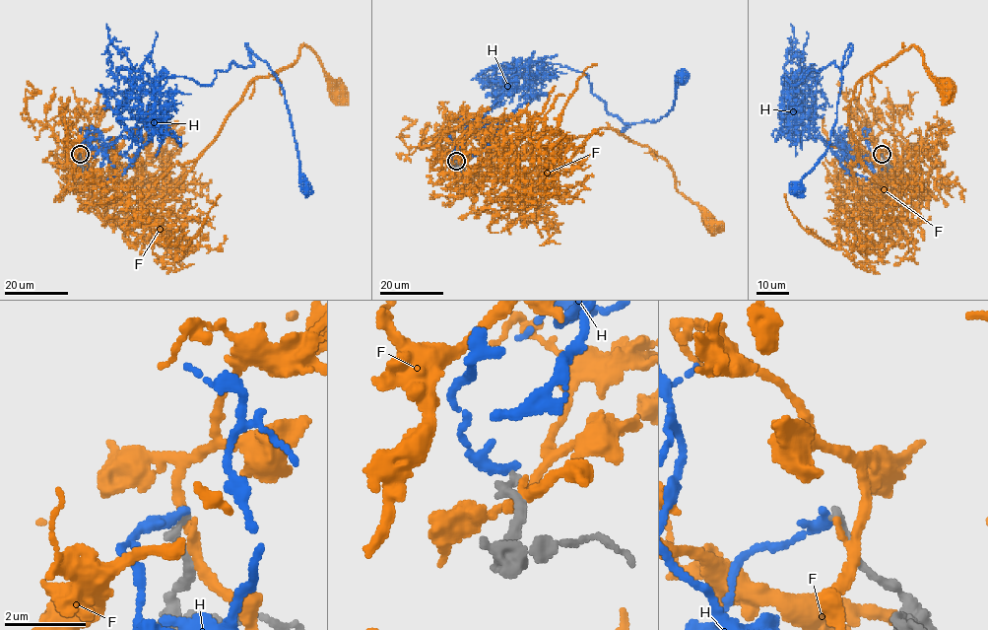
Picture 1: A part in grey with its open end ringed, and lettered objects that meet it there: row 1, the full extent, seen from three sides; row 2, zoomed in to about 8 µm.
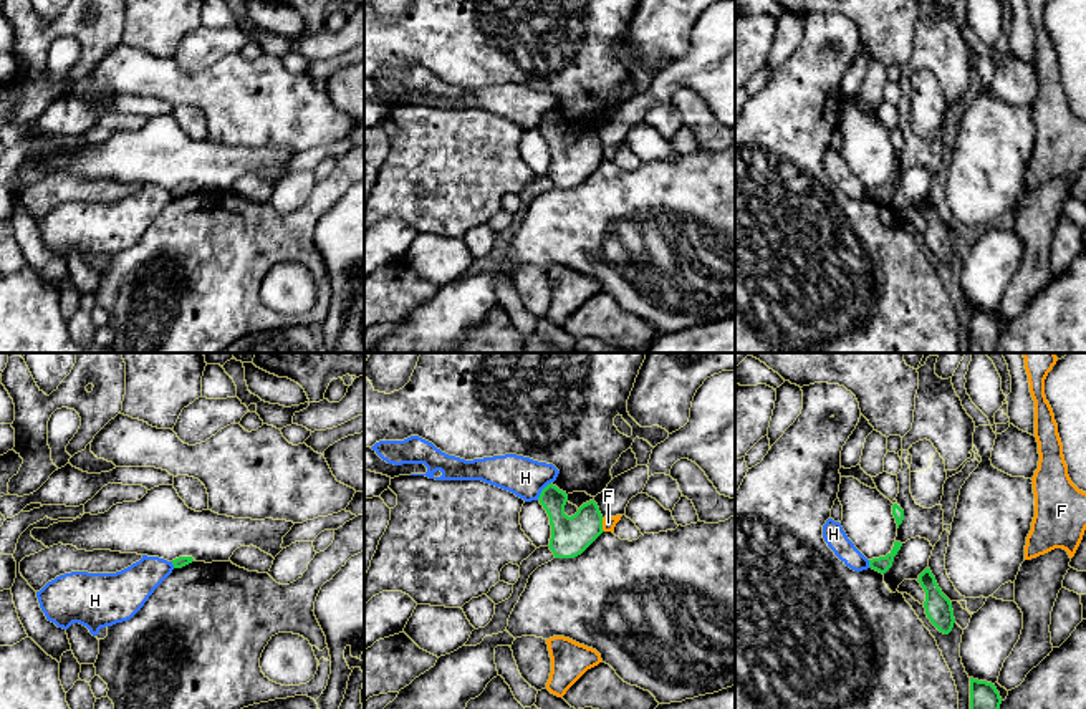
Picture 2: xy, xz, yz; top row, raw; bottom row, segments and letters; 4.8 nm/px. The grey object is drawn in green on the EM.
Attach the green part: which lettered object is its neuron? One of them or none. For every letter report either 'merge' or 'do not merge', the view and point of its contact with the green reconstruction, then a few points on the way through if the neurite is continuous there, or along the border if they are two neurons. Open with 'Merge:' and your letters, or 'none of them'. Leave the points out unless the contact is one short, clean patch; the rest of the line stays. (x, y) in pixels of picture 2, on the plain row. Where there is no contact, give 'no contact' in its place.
Merge: none of them
F: do not merge | xz (601, 154)
H: do not merge | xz (542, 120) | along xz (550, 111), (537, 128)

